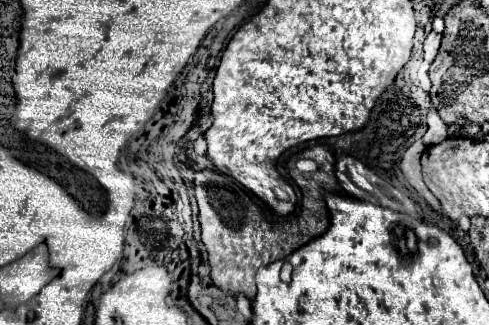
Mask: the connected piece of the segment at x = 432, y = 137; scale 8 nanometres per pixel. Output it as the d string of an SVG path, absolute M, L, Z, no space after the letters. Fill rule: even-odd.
M430 108L428 110L426 122L428 122L428 130L426 130L424 138L422 138L426 146L432 146L436 142L442 142L448 136L448 126L444 124L444 120L440 118L440 114L438 114L436 108Z

